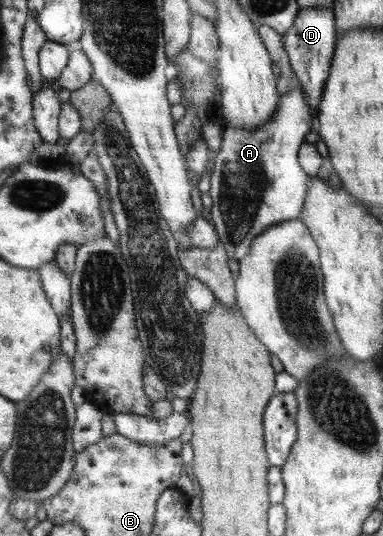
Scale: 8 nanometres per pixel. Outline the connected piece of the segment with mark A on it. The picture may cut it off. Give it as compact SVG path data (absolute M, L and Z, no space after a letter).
M295 75L287 92L279 96L275 113L264 124L250 132L241 126L221 127L221 145L214 158L208 190L213 201L209 214L218 242L238 264L259 233L302 214L308 177L299 164L298 150L311 127L312 116Z

